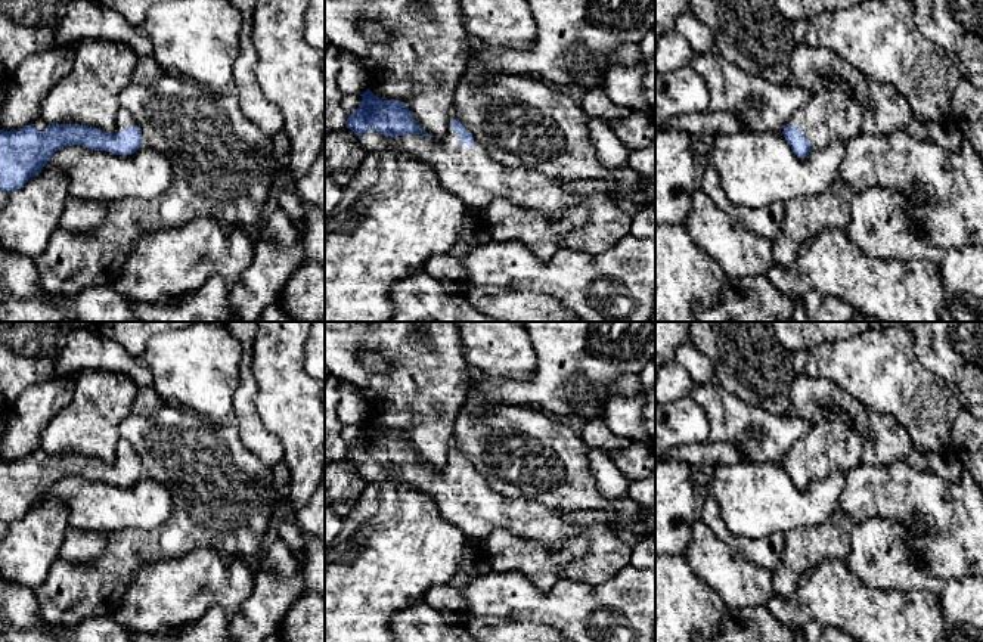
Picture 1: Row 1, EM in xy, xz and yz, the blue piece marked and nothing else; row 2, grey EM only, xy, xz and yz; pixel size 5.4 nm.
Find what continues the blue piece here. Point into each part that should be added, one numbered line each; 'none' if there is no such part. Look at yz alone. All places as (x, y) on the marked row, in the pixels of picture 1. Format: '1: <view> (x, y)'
1: yz (831, 115)

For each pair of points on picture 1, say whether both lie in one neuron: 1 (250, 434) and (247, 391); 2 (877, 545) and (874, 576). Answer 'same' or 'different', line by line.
1: same
2: same

